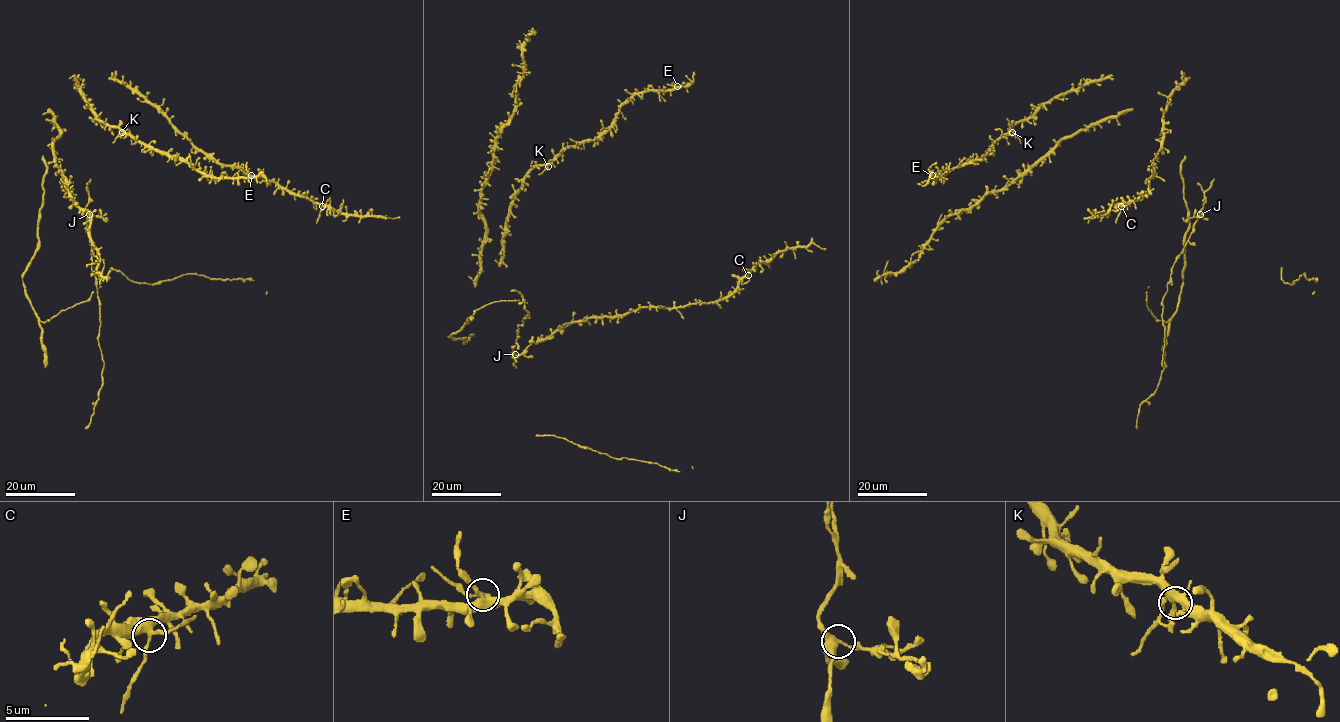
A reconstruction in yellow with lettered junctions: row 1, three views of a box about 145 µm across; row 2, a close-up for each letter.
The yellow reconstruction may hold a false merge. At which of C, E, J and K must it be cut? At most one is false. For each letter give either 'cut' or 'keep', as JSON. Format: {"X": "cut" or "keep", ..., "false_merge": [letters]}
{"C": "keep", "E": "keep", "J": "cut", "K": "keep", "false_merge": ["J"]}

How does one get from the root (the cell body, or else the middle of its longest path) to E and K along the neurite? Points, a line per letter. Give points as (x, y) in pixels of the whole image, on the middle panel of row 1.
E: (500, 253), (509, 206), (533, 168), (547, 165), (568, 147), (594, 140), (635, 94), (671, 91), (677, 86)
K: (500, 253), (509, 208), (524, 177), (535, 167), (548, 166)

